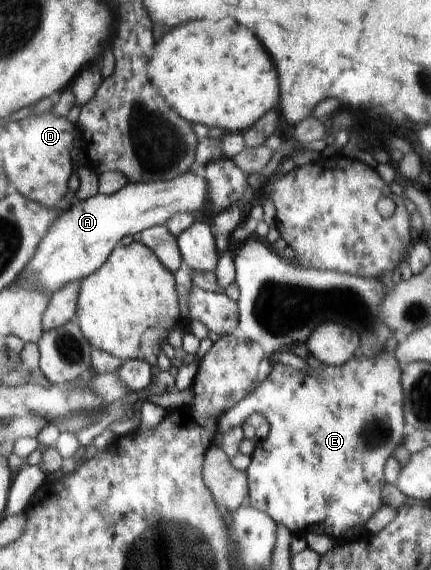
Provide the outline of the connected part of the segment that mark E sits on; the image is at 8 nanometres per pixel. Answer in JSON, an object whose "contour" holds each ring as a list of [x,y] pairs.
{"contour":[[[386,349],[378,352],[372,357],[358,357],[356,360],[348,361],[348,365],[333,366],[323,364],[322,367],[314,368],[306,364],[305,367],[293,368],[285,364],[273,363],[264,381],[244,399],[235,405],[234,408],[225,412],[219,420],[221,432],[226,432],[238,425],[243,425],[253,412],[260,412],[266,418],[270,427],[269,434],[265,440],[256,442],[254,452],[251,454],[251,462],[246,469],[247,482],[249,485],[249,505],[254,506],[264,513],[270,514],[280,525],[287,527],[294,535],[308,535],[310,532],[328,534],[332,539],[340,540],[344,534],[354,531],[359,527],[366,527],[367,521],[373,516],[382,505],[380,491],[384,487],[384,463],[394,453],[394,449],[404,439],[404,393],[402,393],[402,367],[393,355]]]}

